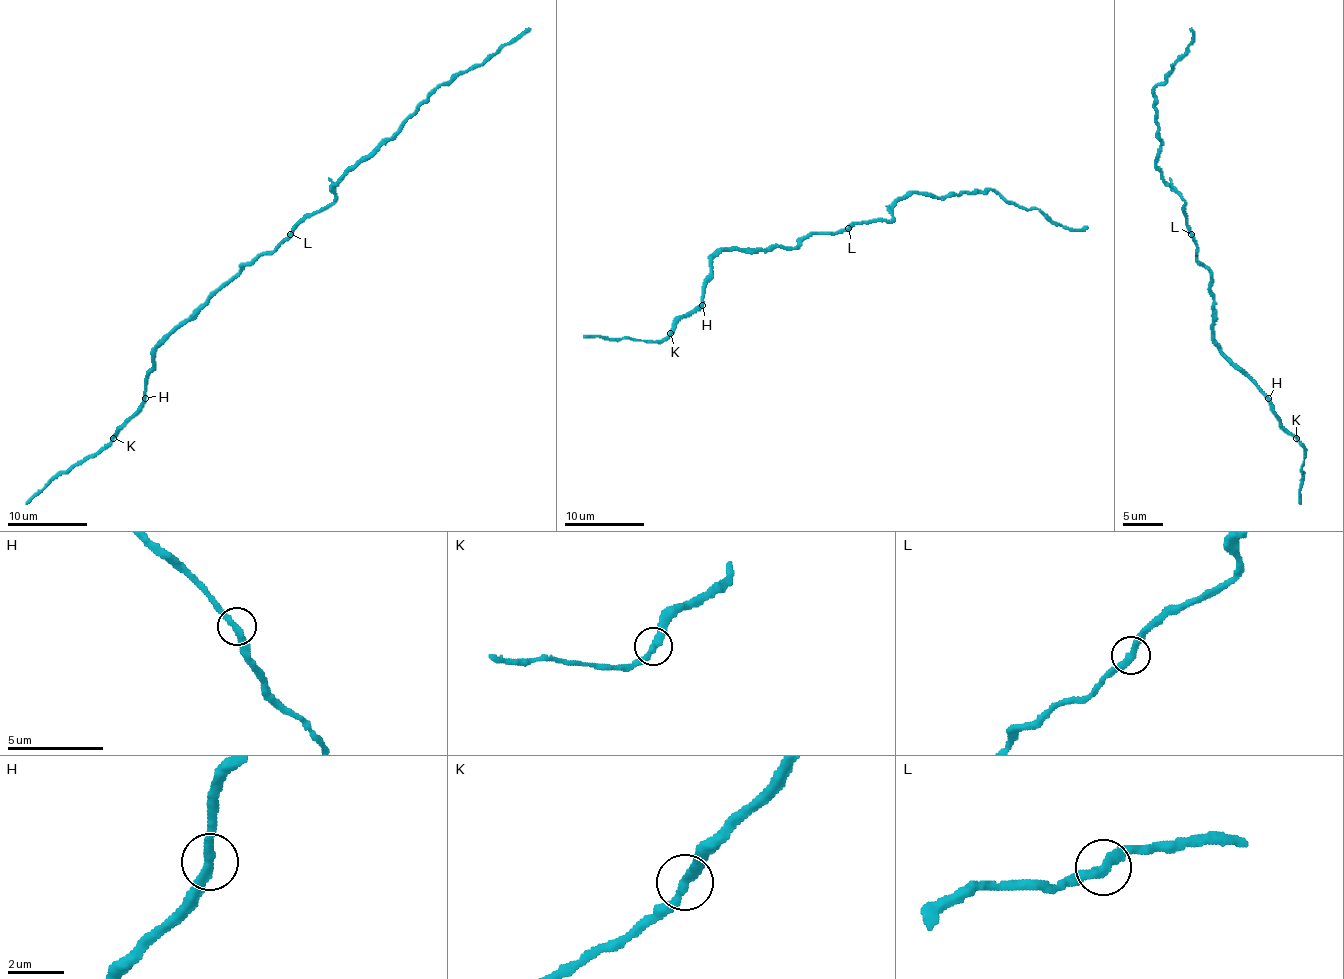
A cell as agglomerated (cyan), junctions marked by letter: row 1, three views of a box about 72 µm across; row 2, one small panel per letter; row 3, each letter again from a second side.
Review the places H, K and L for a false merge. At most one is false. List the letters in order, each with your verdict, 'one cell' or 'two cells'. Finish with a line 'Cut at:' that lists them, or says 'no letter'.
H: one cell
K: one cell
L: one cell
Cut at: no letter

